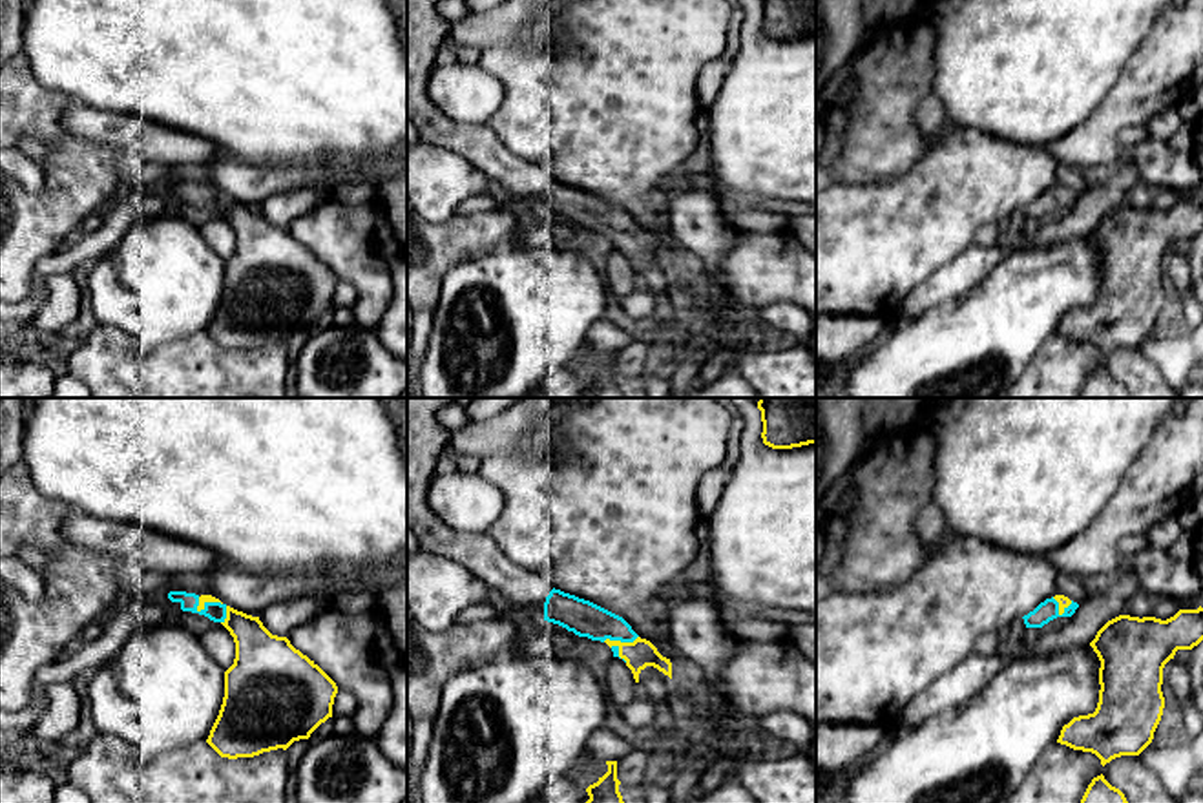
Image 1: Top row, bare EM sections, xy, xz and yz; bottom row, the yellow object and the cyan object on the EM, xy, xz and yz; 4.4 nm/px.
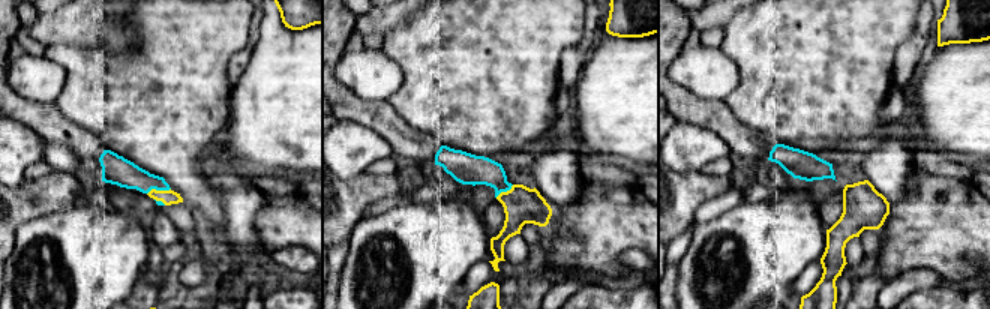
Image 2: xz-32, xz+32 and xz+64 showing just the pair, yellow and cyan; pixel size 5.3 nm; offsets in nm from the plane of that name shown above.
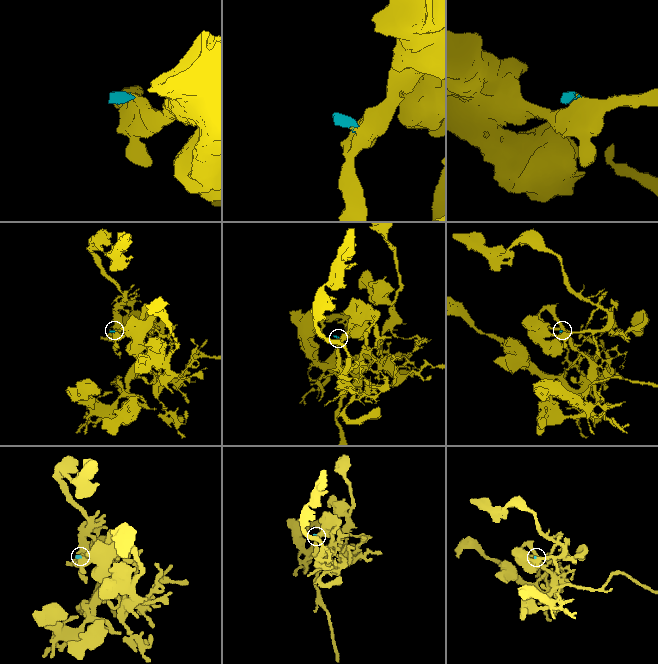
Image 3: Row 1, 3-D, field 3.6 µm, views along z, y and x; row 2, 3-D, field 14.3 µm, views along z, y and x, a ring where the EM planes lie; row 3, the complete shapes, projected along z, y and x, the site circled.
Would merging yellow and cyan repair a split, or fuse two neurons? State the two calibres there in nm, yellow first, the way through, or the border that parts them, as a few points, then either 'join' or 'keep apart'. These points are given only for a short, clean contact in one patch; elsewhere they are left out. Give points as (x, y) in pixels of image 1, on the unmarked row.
130/160 nm | across xz (639, 245), (619, 232), (603, 216), (583, 208) | join

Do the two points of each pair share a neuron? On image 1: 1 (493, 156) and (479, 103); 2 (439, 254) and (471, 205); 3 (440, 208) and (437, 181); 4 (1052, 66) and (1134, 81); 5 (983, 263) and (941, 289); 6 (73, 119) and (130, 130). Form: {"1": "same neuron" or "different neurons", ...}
{"1": "different neurons", "2": "different neurons", "3": "same neuron", "4": "different neurons", "5": "same neuron", "6": "same neuron"}

